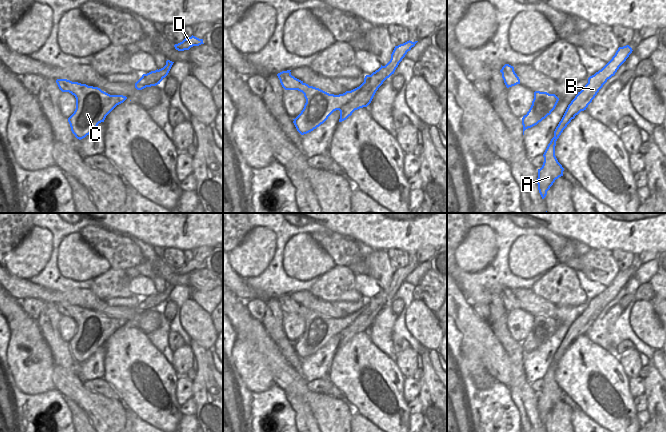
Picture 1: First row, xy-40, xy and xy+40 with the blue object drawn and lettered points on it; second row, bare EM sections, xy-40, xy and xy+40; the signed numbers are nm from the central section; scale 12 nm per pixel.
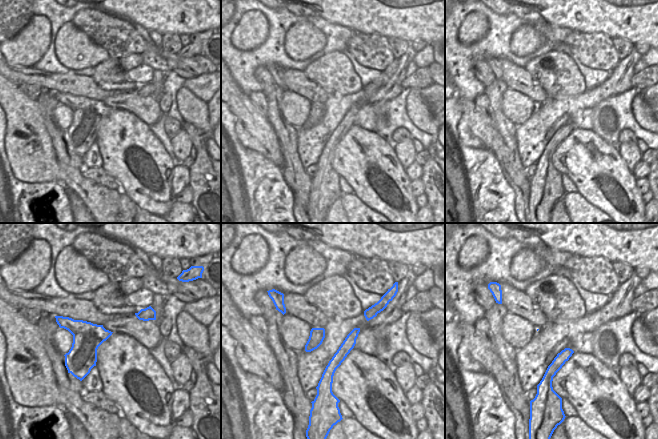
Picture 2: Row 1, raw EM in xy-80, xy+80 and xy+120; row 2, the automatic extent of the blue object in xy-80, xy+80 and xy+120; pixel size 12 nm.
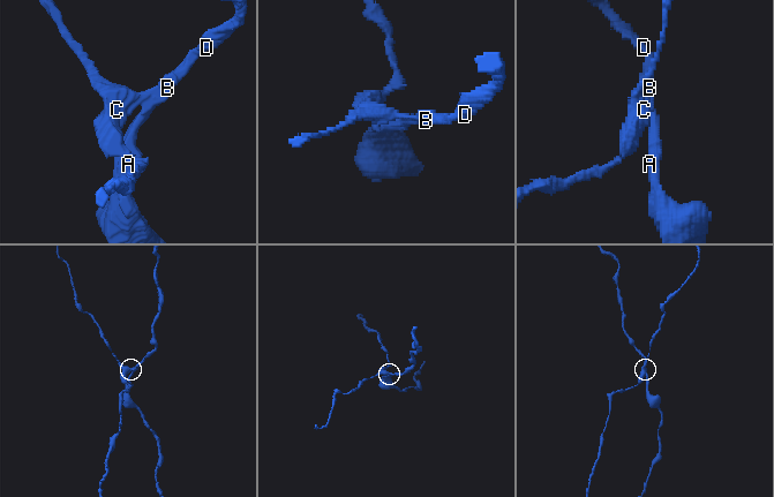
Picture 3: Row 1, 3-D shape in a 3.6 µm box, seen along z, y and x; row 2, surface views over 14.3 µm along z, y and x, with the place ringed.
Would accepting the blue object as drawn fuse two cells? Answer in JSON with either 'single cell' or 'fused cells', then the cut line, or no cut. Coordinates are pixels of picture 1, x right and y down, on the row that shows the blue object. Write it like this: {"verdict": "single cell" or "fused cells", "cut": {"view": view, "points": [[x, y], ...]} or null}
{"verdict": "fused cells", "cut": {"view": "xy", "points": [[361, 85], [358, 92], [339, 110]]}}

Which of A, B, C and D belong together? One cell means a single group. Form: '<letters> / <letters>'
A B D / C

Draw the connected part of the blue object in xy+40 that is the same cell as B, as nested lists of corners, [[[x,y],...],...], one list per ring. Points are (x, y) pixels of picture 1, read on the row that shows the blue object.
[[[629,45],[619,47],[612,59],[601,70],[588,78],[588,83],[585,85],[585,89],[578,92],[568,105],[561,121],[554,131],[554,137],[551,139],[543,154],[543,165],[538,169],[538,178],[536,182],[542,199],[546,197],[547,191],[553,185],[555,180],[563,176],[564,168],[555,156],[557,139],[571,120],[581,111],[586,110],[599,90],[608,79],[615,75],[619,67],[626,61],[632,51],[633,50]]]

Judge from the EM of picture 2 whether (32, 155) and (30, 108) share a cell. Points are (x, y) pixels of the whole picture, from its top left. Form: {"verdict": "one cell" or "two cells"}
{"verdict": "one cell"}

